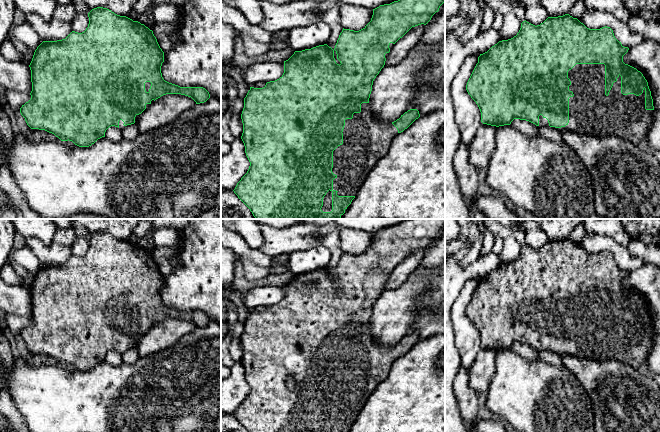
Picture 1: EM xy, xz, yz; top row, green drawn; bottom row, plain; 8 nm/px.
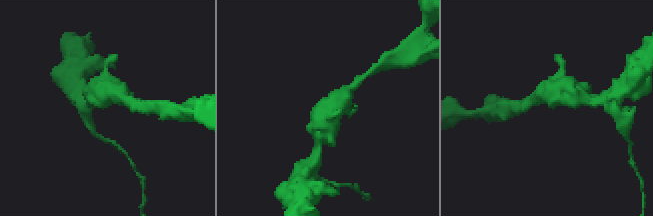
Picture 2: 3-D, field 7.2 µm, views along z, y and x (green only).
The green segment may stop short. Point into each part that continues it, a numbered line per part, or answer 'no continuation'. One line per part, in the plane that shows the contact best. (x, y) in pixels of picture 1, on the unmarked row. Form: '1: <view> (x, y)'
1: yz (591, 336)

